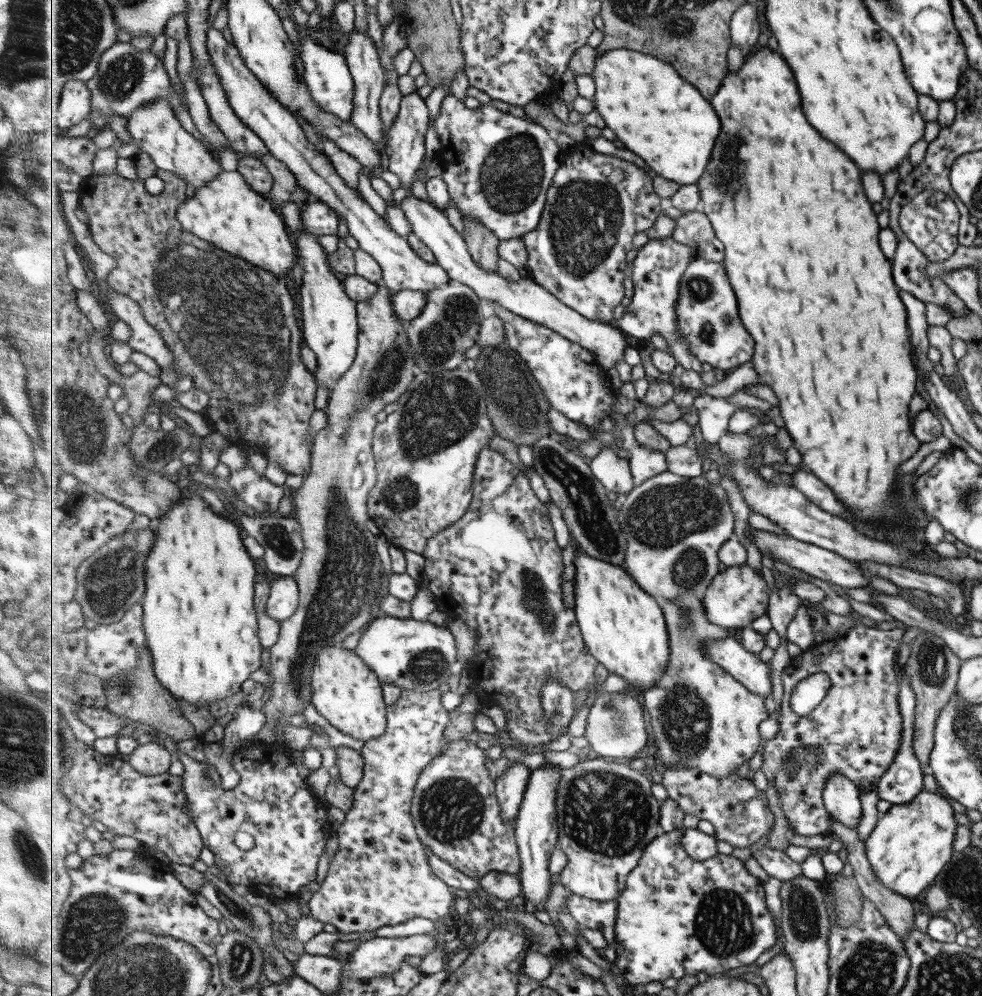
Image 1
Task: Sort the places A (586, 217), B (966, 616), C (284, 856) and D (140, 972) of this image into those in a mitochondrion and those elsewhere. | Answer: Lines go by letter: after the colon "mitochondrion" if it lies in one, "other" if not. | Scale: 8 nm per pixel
A: mitochondrion
B: other
C: other
D: mitochondrion

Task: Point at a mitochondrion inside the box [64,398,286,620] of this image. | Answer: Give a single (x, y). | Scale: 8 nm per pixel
(155, 452)

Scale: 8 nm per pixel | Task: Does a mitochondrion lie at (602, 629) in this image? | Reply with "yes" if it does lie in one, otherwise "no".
no

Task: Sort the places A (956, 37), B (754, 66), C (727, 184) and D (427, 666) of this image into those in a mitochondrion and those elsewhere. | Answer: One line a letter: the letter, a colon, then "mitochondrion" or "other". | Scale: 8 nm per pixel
A: other
B: other
C: mitochondrion
D: mitochondrion

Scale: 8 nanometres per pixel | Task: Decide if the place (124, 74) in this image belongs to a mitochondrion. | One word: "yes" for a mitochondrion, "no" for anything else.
yes

